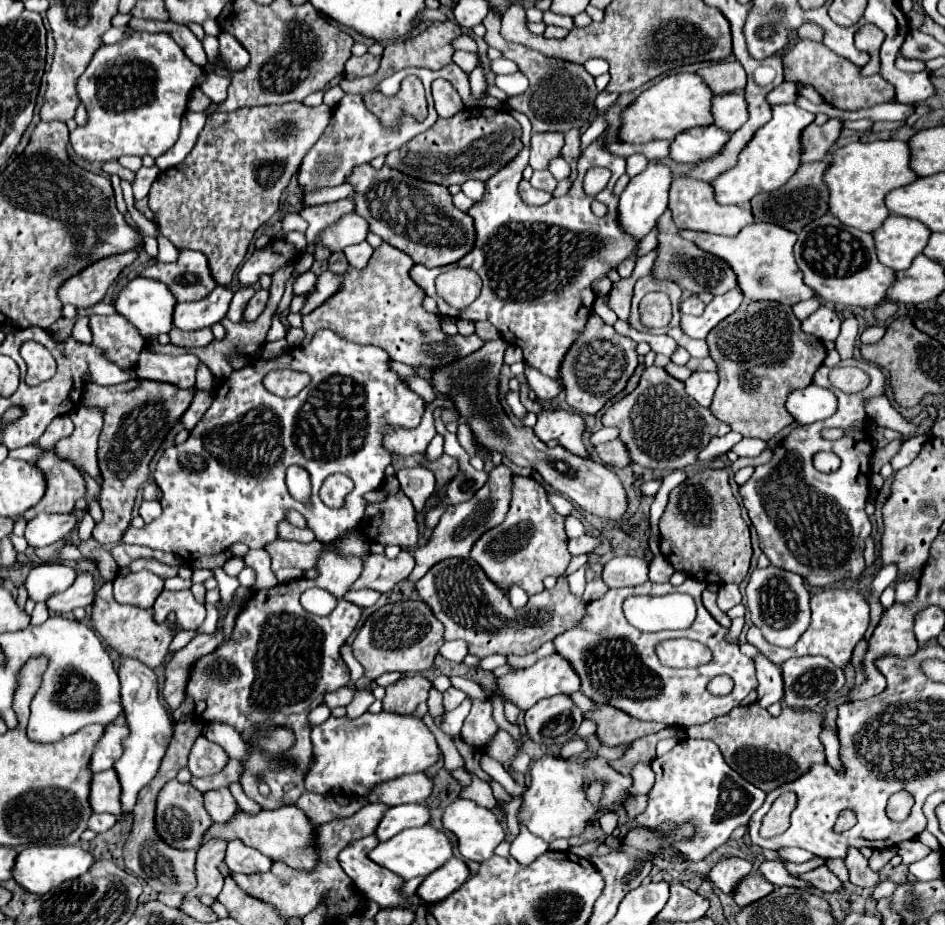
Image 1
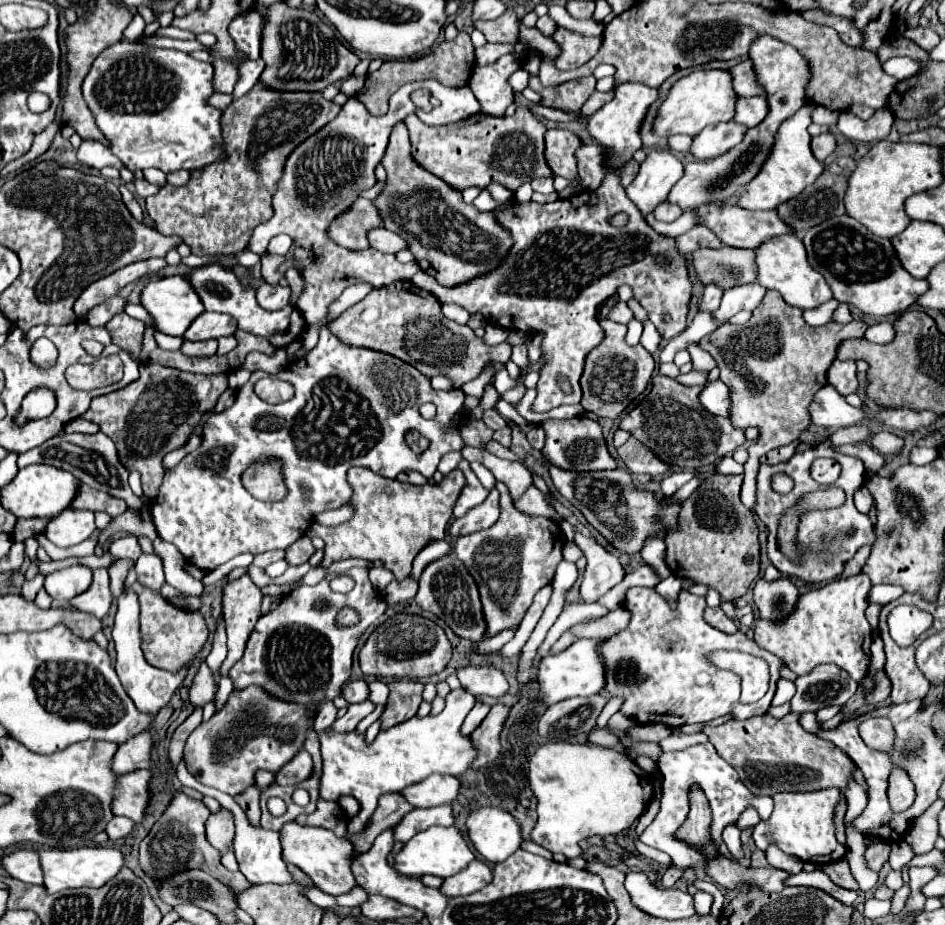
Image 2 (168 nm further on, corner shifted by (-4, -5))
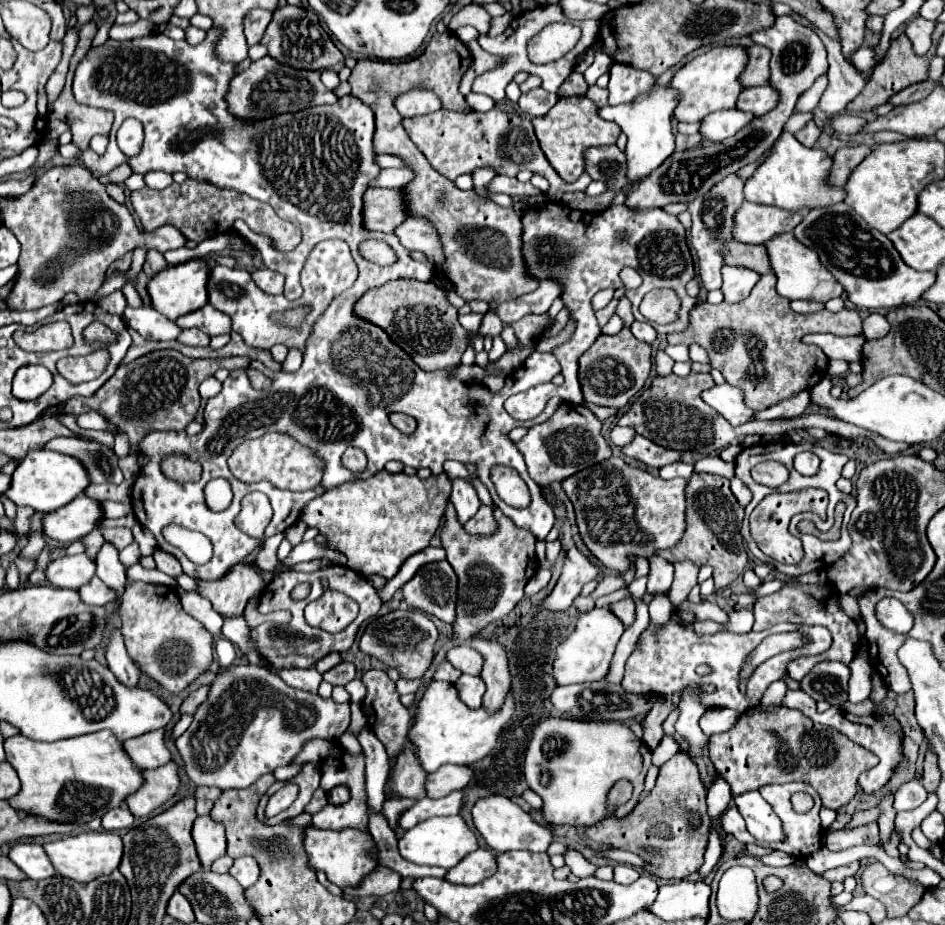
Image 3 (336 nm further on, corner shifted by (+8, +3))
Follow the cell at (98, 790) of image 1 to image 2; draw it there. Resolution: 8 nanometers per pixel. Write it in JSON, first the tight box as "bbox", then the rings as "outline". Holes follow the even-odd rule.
{"bbox":[112,770,150,822],"outline":[[[136,770],[120,776],[120,794],[116,794],[112,812],[116,816],[128,816],[134,822],[142,822],[150,802],[150,780],[150,770]]]}

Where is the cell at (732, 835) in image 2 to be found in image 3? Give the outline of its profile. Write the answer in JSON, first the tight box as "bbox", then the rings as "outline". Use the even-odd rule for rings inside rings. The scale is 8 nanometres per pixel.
{"bbox":[706,778,732,824],"outline":[[[718,778],[718,782],[708,788],[708,798],[706,798],[708,816],[712,818],[714,824],[720,822],[720,814],[724,814],[724,810],[730,806],[730,802],[732,802],[732,798],[730,798],[728,782]]]}

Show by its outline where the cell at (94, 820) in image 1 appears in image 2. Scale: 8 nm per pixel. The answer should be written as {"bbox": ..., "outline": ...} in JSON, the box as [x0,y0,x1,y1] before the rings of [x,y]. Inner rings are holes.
{"bbox":[106,816,136,840],"outline":[[[114,816],[112,822],[108,822],[106,826],[106,832],[110,836],[110,840],[118,840],[118,838],[124,838],[128,836],[132,830],[134,830],[136,822],[132,822],[130,818],[124,818],[124,816]]]}

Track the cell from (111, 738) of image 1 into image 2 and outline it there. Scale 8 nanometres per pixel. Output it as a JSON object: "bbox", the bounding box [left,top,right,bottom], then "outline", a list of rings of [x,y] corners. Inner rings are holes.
{"bbox":[112,732,156,774],"outline":[[[150,732],[138,734],[136,738],[130,738],[128,742],[120,744],[116,758],[112,760],[112,770],[116,770],[116,774],[128,774],[140,768],[150,768],[154,744],[156,742]]]}

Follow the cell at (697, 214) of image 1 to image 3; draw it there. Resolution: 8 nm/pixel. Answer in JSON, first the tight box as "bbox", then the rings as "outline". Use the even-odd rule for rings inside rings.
{"bbox":[732,202,802,244],"outline":[[[742,202],[740,210],[736,210],[732,236],[744,244],[764,244],[776,234],[792,232],[800,220],[802,214],[798,212]]]}

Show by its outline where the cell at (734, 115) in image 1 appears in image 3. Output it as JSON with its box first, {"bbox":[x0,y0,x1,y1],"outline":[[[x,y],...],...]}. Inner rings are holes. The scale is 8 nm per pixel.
{"bbox":[736,84,778,116],"outline":[[[766,84],[766,86],[756,86],[756,88],[744,88],[740,92],[736,108],[750,112],[754,116],[762,116],[770,112],[776,106],[776,102],[778,102],[776,90]]]}

